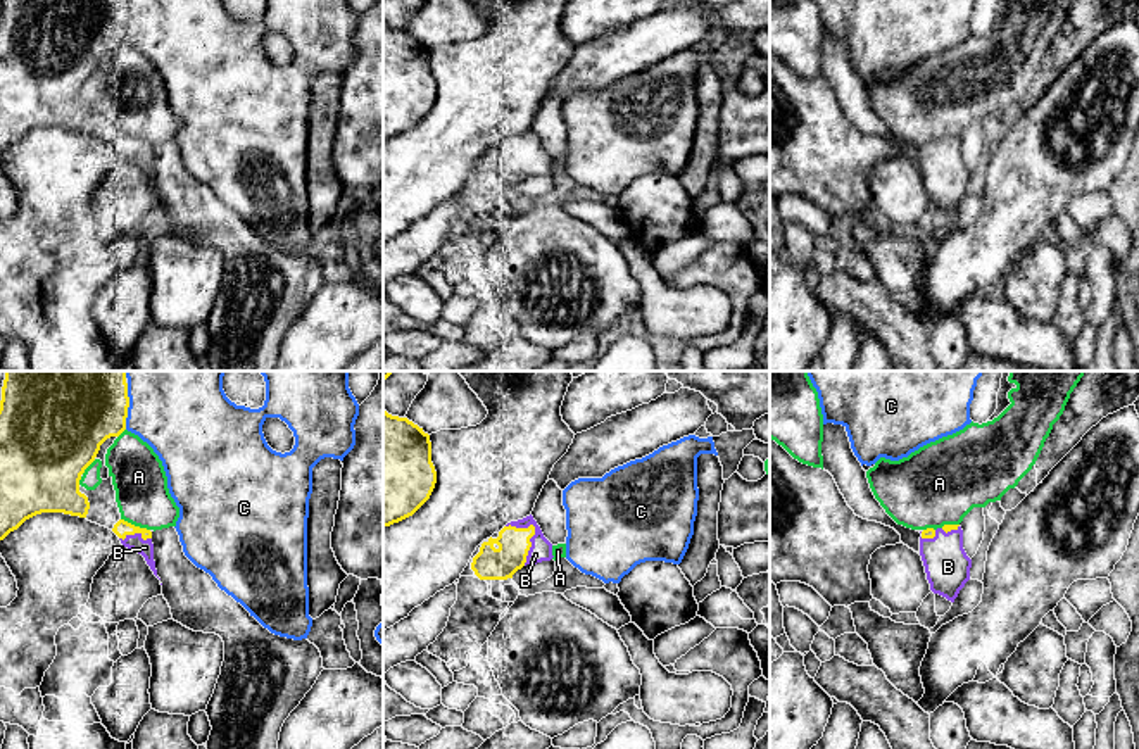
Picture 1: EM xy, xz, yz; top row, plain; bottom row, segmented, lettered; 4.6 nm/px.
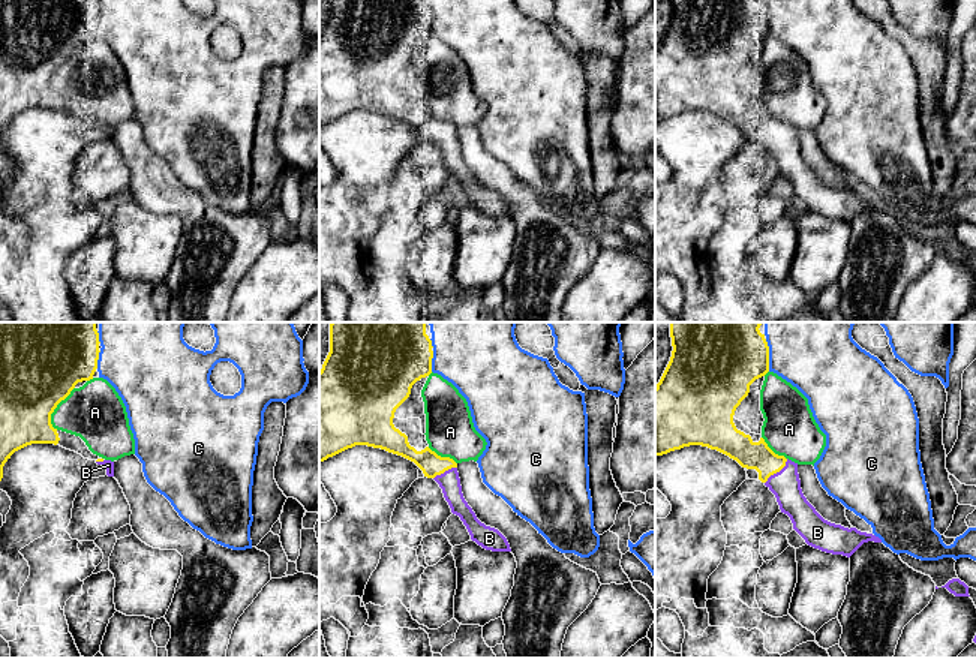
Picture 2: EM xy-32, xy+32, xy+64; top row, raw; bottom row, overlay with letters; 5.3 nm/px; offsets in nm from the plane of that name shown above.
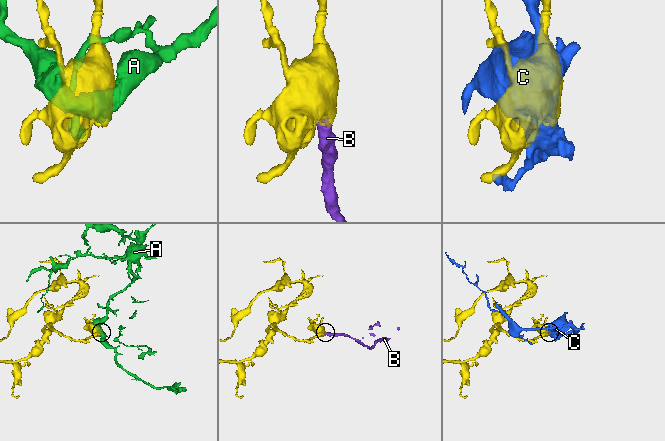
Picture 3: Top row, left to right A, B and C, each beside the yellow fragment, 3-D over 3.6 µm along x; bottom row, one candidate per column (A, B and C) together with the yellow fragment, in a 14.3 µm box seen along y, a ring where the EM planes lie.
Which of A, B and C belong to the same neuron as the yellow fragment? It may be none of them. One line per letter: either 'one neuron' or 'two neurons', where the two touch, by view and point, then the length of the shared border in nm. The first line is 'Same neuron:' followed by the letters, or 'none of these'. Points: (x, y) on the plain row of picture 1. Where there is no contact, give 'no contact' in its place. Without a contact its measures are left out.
Same neuron: B
A: two neurons; contact xy (133, 138); length 150 nm
B: one neuron; contact xz (534, 147); length 220 nm
C: two neurons; contact xy (128, 19); length 200 nm

